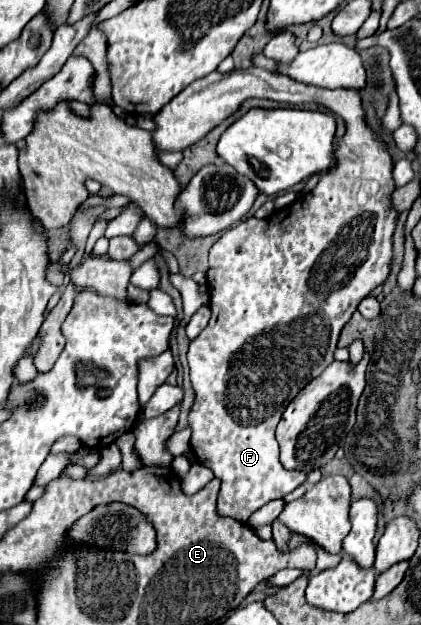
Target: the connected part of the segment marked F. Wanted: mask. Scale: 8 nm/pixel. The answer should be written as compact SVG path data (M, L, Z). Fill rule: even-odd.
M264 68L234 70L230 74L212 72L184 88L154 116L158 128L152 132L152 138L158 152L184 150L198 142L232 116L248 98L266 98L286 104L322 104L346 122L346 134L338 140L336 170L324 174L312 192L268 218L258 220L252 216L242 220L224 232L210 250L210 268L206 276L212 318L206 330L190 342L188 350L190 380L196 390L196 402L188 418L192 428L190 444L196 460L210 468L222 482L216 504L218 516L238 522L248 522L266 502L284 498L306 480L306 473L284 470L280 464L278 442L274 438L276 424L290 400L334 362L334 348L340 332L356 312L360 300L388 278L392 266L392 236L398 218L392 206L392 156L386 142L366 124L362 98L354 90L324 90L282 74L272 74Z

